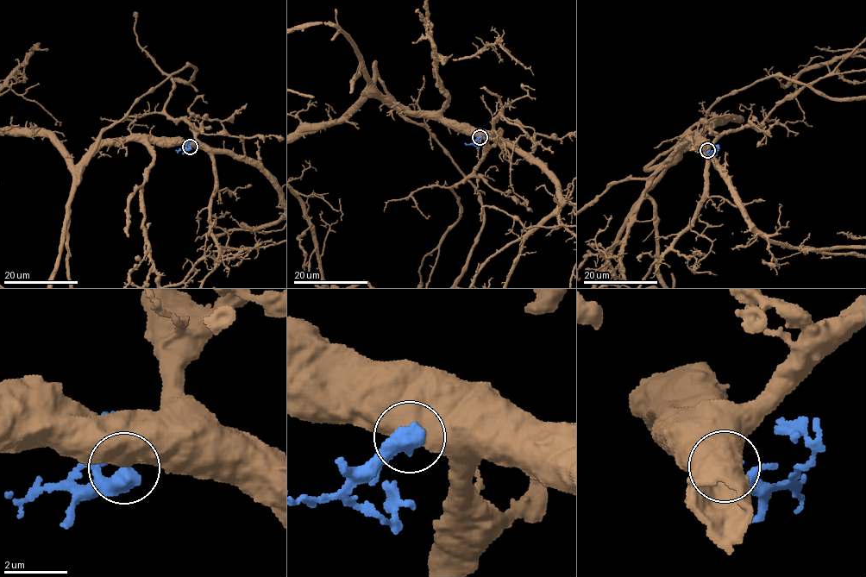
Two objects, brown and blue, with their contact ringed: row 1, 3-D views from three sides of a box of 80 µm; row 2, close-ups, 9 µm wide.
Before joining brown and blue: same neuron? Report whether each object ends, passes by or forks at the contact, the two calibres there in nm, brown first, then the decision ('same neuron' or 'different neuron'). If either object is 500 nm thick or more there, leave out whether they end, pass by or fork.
750/650 nm | different neuron

